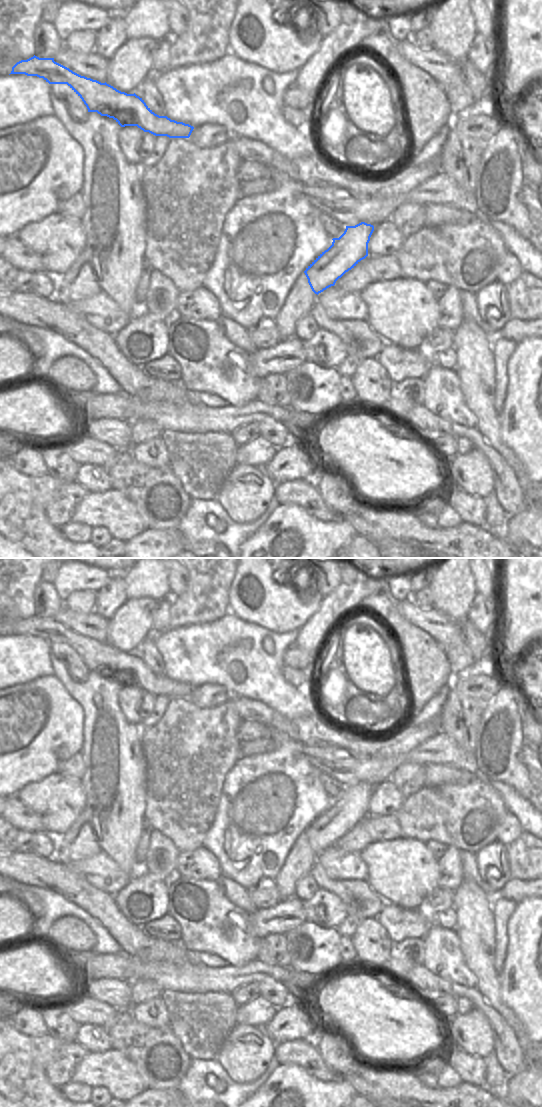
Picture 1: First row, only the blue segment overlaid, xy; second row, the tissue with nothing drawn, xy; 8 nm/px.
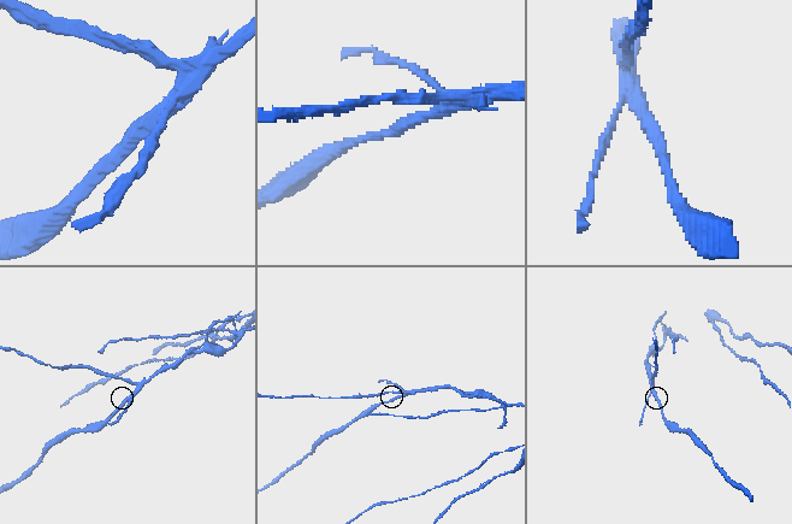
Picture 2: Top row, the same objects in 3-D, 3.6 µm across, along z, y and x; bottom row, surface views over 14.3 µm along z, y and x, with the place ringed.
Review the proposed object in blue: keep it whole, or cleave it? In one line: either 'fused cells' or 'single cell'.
fused cells

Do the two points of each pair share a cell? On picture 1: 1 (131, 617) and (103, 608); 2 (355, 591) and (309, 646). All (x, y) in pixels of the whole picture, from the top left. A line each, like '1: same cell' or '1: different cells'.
1: different cells
2: same cell

